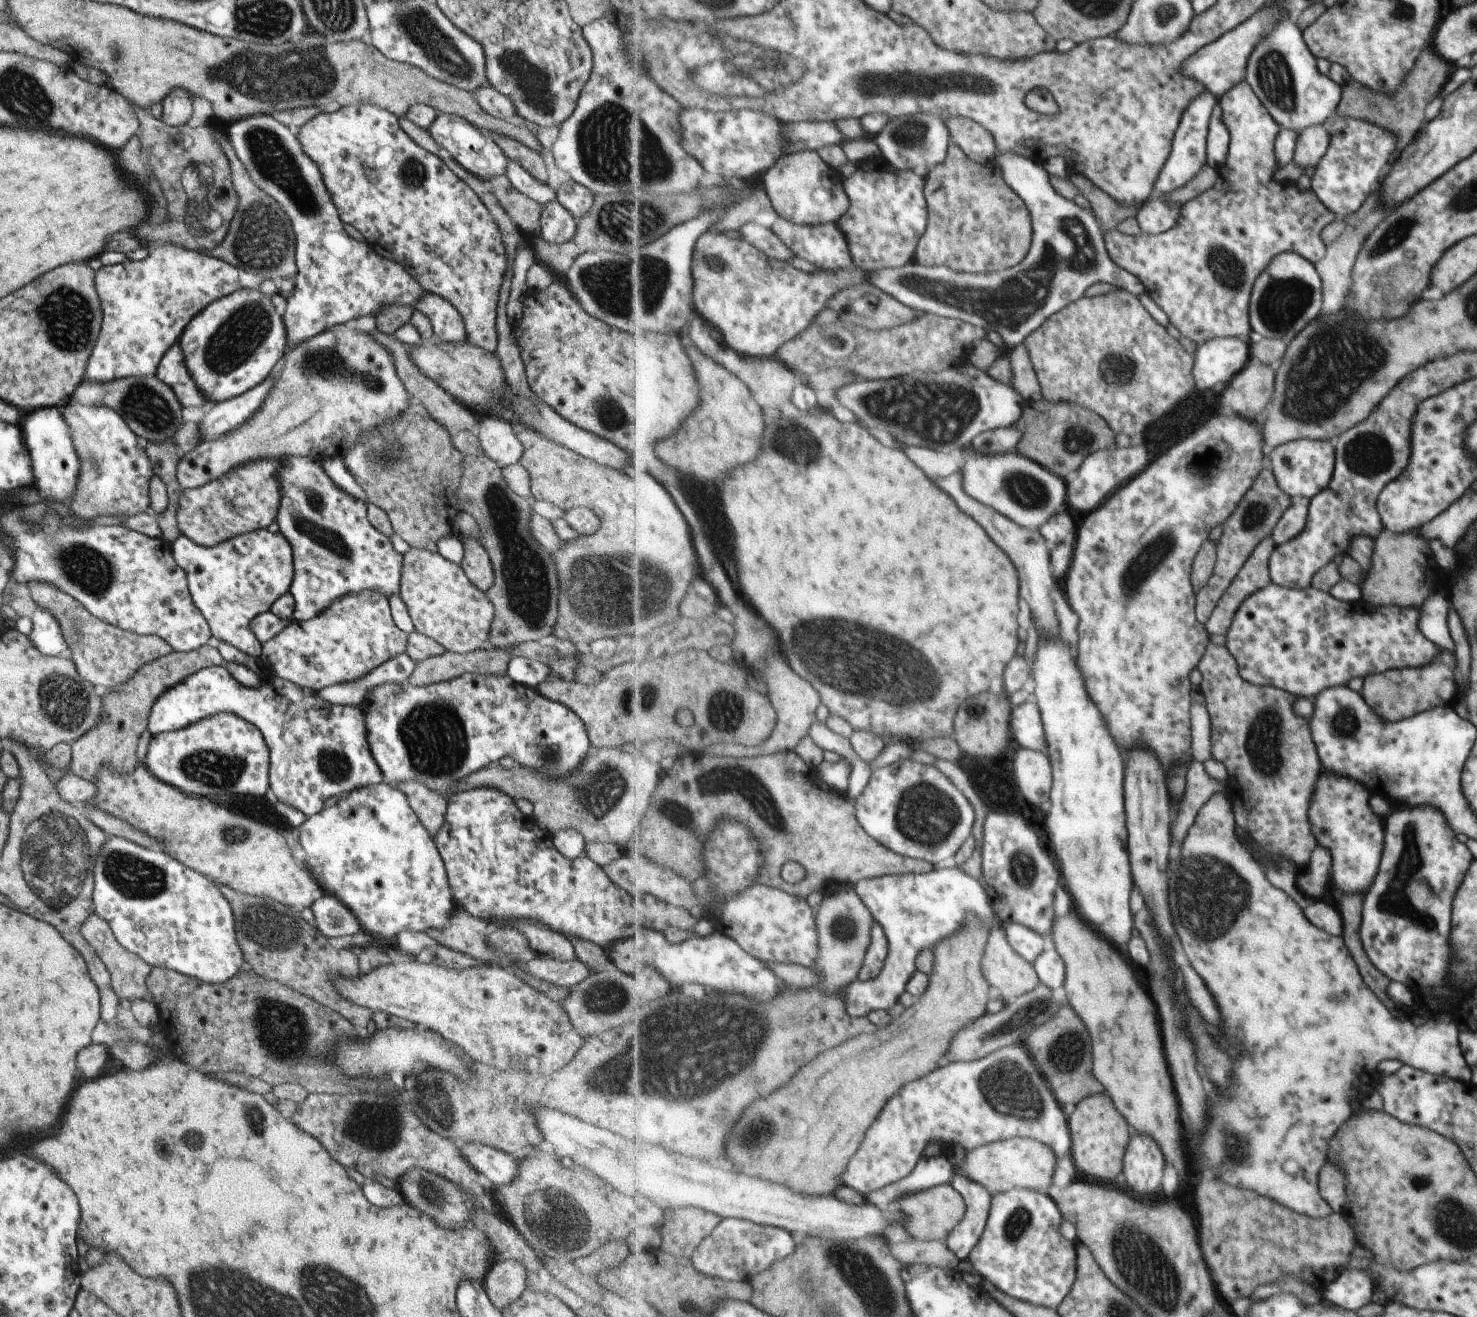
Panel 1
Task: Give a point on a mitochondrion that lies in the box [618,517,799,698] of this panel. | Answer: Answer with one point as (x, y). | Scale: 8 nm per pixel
(670, 584)

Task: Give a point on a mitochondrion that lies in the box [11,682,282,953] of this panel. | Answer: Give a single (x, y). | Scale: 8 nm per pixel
(53, 857)

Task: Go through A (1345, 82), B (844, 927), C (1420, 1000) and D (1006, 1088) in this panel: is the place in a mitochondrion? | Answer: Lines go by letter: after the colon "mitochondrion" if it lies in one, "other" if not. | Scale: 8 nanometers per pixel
A: other
B: mitochondrion
C: other
D: mitochondrion

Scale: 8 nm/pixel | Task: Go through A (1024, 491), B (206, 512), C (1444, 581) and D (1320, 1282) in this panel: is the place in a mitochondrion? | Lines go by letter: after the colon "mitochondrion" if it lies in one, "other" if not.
A: mitochondrion
B: other
C: other
D: other

